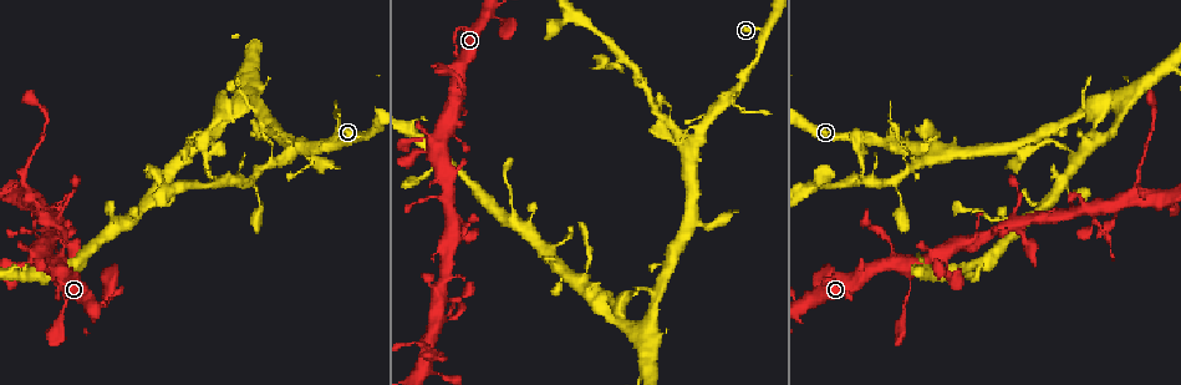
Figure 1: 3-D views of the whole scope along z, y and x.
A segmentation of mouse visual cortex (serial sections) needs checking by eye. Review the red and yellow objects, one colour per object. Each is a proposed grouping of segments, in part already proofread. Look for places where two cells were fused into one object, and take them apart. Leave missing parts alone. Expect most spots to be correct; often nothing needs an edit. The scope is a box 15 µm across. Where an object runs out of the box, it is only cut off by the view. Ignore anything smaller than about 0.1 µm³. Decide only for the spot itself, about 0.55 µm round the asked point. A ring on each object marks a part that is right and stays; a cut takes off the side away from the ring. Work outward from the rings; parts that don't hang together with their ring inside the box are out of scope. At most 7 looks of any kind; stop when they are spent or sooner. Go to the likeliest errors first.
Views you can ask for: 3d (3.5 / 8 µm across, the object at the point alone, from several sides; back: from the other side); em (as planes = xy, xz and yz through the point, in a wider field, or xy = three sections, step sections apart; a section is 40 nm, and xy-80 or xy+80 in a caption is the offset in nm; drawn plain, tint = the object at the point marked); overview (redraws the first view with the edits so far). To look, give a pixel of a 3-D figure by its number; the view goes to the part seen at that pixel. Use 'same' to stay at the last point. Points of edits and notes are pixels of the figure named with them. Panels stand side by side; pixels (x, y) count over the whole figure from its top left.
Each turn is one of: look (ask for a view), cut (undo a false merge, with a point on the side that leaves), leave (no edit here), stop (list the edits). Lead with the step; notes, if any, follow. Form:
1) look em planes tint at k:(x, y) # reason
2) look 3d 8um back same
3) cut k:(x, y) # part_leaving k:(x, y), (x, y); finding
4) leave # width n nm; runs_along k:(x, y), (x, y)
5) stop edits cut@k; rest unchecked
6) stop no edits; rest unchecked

look 3d 3.5um at 1:(205, 157) # sudden change in width

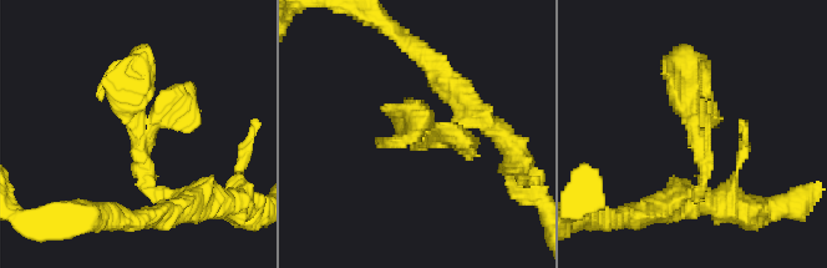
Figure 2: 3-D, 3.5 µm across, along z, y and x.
look em xy step 1 tint at 2:(691, 124) # need the tissue

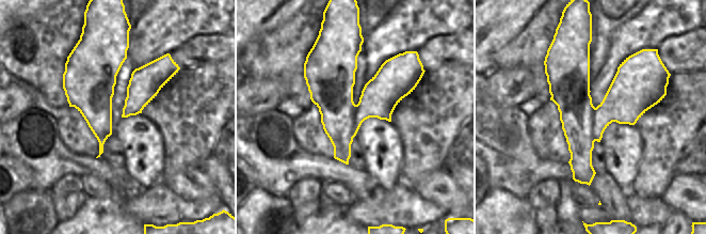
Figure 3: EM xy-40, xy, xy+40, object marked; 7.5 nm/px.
leave # continuous, no second cell

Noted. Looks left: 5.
look 3d 8um at 1:(813, 304) # thin arm on a thick one

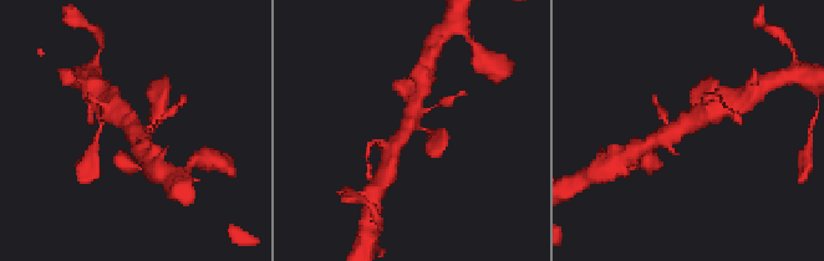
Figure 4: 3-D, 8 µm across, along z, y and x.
look em planes tint at 4:(411, 126) # shape alone is not enough

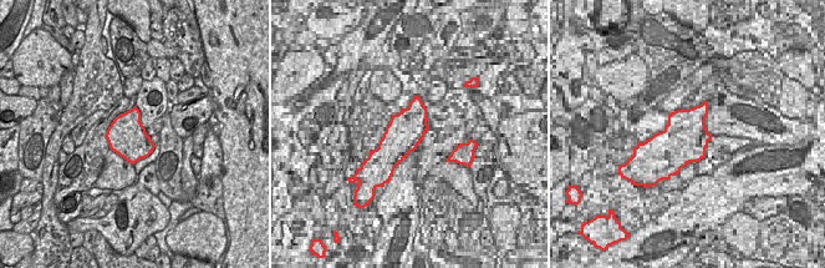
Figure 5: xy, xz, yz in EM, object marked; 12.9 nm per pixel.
leave # arms 4; arm_widths 150, 200, 350, 450 nm; runs_along 4:(392, 149), (411, 126), (430, 131), (436, 139); one cell here

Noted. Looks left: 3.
look 3d 3.5um at 1:(910, 271) # four arms meet

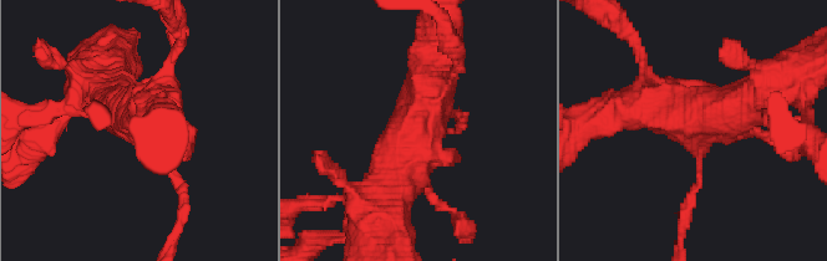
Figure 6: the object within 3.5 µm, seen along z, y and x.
look em xy step 3 tint at 6:(691, 131) # arms 4; arm_widths 100, 150, 450, 600 nm; now the EM

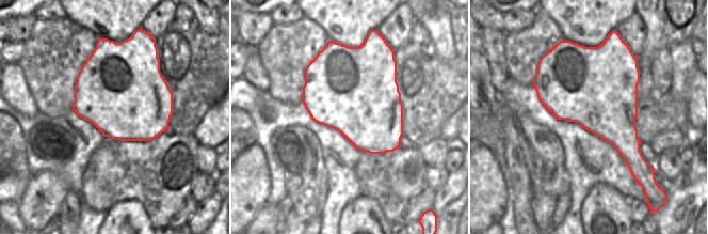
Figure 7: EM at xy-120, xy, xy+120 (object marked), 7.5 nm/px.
leave # all the same cell

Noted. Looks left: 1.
stop no edits; rest unchecked

